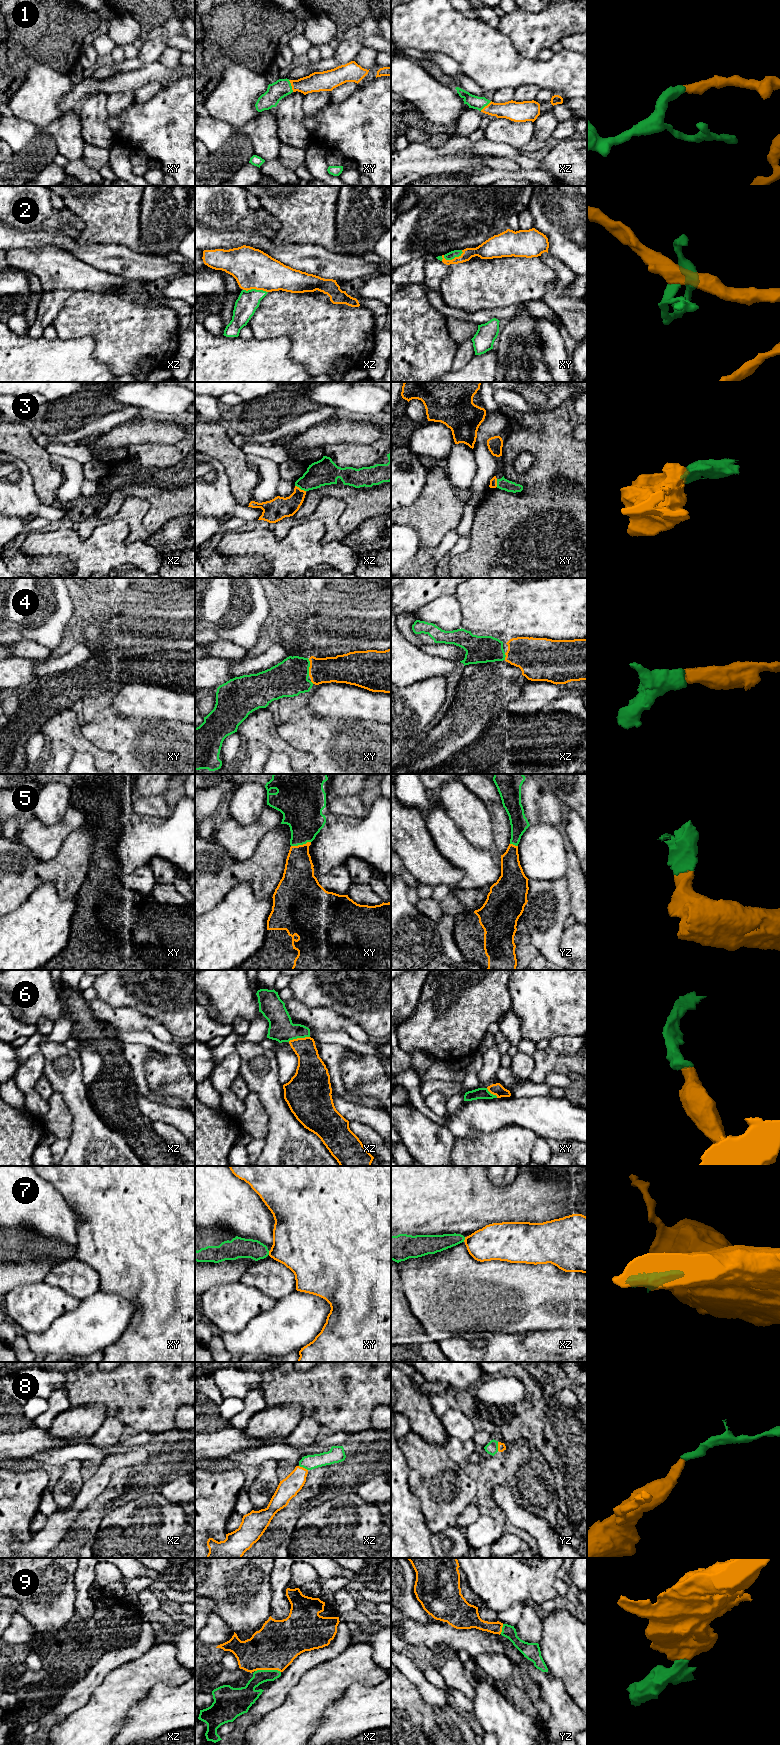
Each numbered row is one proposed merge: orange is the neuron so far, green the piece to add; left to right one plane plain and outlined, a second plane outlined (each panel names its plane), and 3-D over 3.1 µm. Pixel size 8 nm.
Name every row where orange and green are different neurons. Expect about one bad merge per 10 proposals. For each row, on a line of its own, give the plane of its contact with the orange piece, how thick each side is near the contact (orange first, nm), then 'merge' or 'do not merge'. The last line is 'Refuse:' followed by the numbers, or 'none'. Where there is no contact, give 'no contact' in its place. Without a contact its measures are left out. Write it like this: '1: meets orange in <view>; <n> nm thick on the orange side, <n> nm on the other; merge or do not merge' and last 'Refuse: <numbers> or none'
1: meets orange in xy; 160 nm thick on the orange side, 150 nm on the other; merge
2: meets orange in xy; 110 nm thick on the orange side, 70 nm on the other; merge
3: meets orange in xz; 180 nm thick on the orange side, 200 nm on the other; merge
4: meets orange in xy; 220 nm thick on the orange side, 300 nm on the other; merge
5: meets orange in xy; 240 nm thick on the orange side, 300 nm on the other; merge
6: meets orange in xz; 200 nm thick on the orange side, 200 nm on the other; merge
7: meets orange in xz; 300 nm thick on the orange side, 140 nm on the other; do not merge
8: meets orange in xz; 160 nm thick on the orange side, 120 nm on the other; merge
9: meets orange in xz; 360 nm thick on the orange side, 130 nm on the other; merge
Refuse: 7

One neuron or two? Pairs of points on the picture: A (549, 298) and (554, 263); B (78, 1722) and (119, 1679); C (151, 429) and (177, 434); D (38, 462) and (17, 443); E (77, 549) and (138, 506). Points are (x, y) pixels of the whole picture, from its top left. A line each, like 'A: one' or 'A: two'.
A: one
B: one
C: one
D: one
E: two

